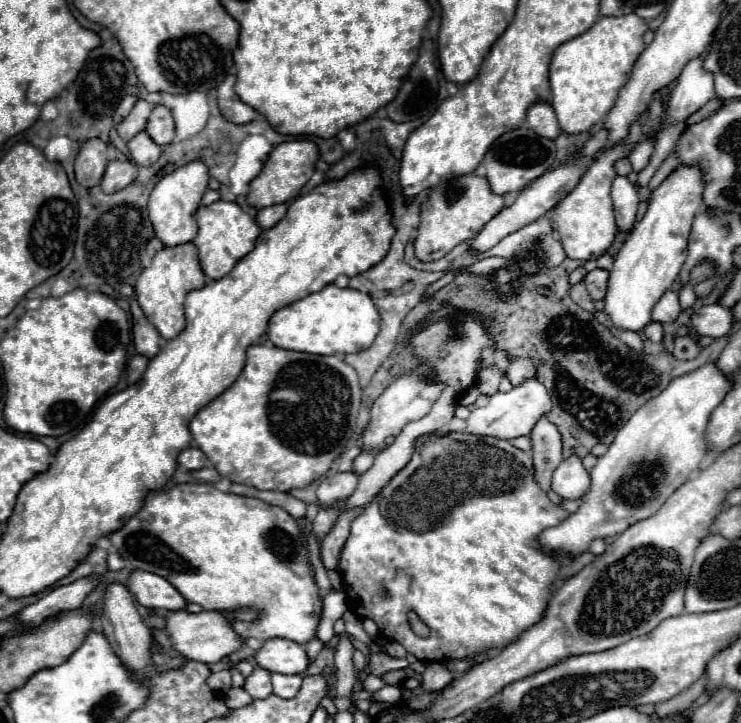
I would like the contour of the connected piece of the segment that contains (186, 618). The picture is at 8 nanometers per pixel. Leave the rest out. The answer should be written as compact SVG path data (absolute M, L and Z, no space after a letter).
M242 609L236 613L222 613L222 611L202 611L202 613L188 613L188 611L166 611L162 613L166 625L164 629L154 629L154 641L162 651L176 651L182 657L190 661L200 661L200 663L218 663L222 657L238 651L244 643L242 637L234 633L230 627L230 617L236 615L242 621L254 621L258 617L256 611L252 609Z

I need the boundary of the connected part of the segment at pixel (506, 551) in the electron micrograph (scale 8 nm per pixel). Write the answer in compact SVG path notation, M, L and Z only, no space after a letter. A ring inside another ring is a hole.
M433 433L422 440L422 443L416 447L410 463L404 469L400 469L380 493L352 521L350 537L342 549L338 569L344 575L344 589L346 589L346 595L350 601L350 609L362 619L366 619L366 617L372 619L378 625L382 637L402 643L406 647L406 651L416 655L420 661L472 659L480 651L500 649L500 647L514 643L520 637L520 633L524 633L528 627L532 627L534 623L538 623L542 619L546 605L548 605L548 599L552 595L552 587L554 587L552 583L556 581L560 567L564 563L572 561L574 557L570 553L564 553L564 551L554 551L554 553L542 551L542 545L538 543L538 535L548 527L560 525L564 519L570 517L570 513L566 509L562 509L560 505L554 505L548 499L548 495L538 487L538 483L534 479L532 457L526 451L516 449L510 441L500 441L500 439L492 439L492 437L478 437L472 443L468 443L464 437L464 441L450 443L450 435ZM408 611L414 611L430 627L430 635L426 639L418 637L410 629Z

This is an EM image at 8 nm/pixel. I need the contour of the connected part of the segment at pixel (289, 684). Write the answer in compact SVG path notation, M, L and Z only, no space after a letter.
M284 675L284 679L276 681L276 695L282 699L292 699L302 685L300 675Z

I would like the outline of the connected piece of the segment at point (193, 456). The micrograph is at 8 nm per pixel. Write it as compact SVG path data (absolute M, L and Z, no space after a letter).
M188 447L178 455L178 465L188 469L188 471L202 469L202 467L208 465L208 457L198 447Z

